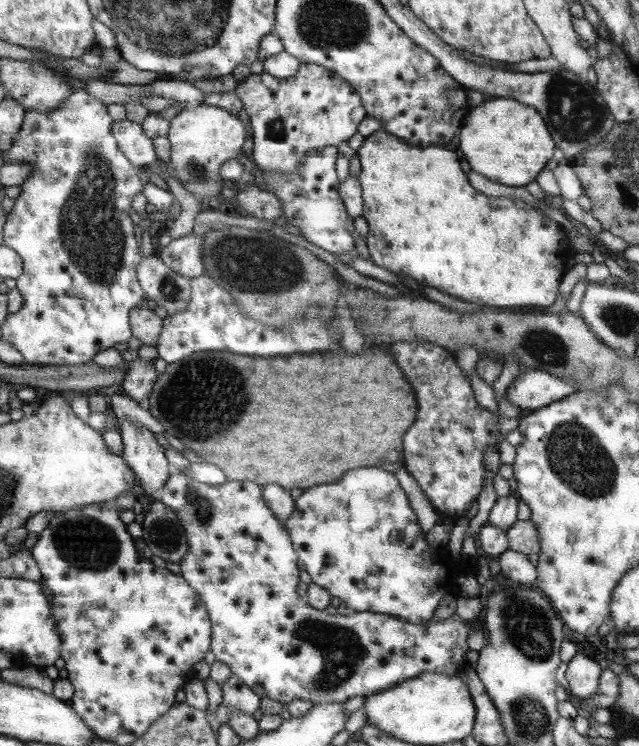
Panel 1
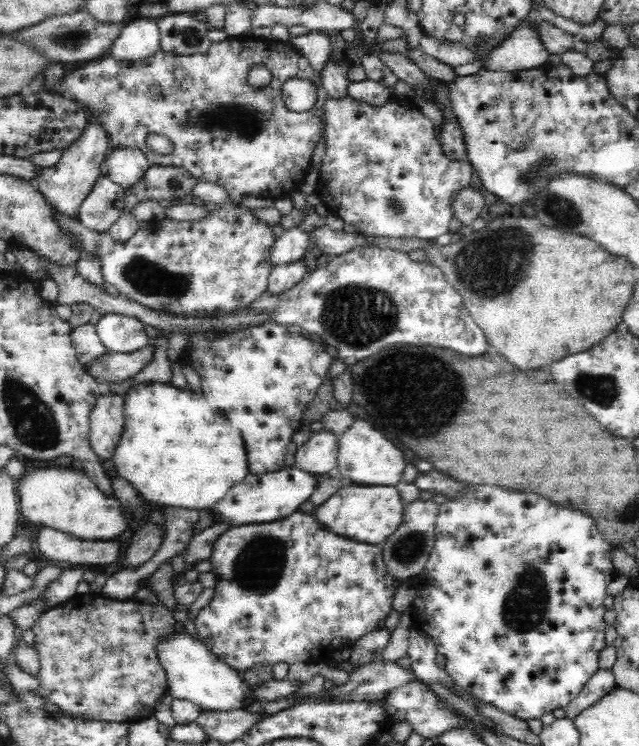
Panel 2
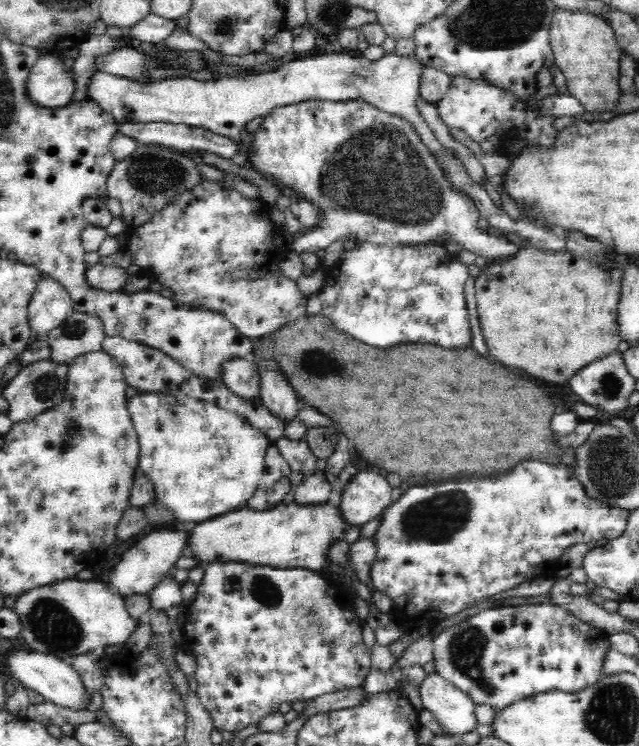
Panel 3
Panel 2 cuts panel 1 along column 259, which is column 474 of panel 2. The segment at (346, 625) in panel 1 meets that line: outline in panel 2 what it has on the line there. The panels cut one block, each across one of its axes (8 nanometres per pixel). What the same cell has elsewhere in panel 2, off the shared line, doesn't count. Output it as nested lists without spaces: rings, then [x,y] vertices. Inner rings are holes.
[[[468,485],[468,494],[442,503],[439,506],[435,529],[436,542],[430,559],[424,571],[416,578],[419,598],[413,607],[418,609],[419,618],[415,622],[415,628],[436,643],[437,653],[445,658],[445,673],[453,684],[461,686],[461,690],[472,699],[490,704],[522,721],[532,718],[538,720],[548,712],[568,706],[582,693],[588,680],[601,669],[600,654],[607,647],[605,636],[608,625],[604,619],[607,607],[604,601],[607,598],[608,585],[616,577],[612,565],[612,542],[603,537],[598,527],[594,526],[594,519],[590,515],[586,516],[584,511],[550,504],[546,498],[532,492],[508,492],[496,486],[476,486],[469,490]]]

